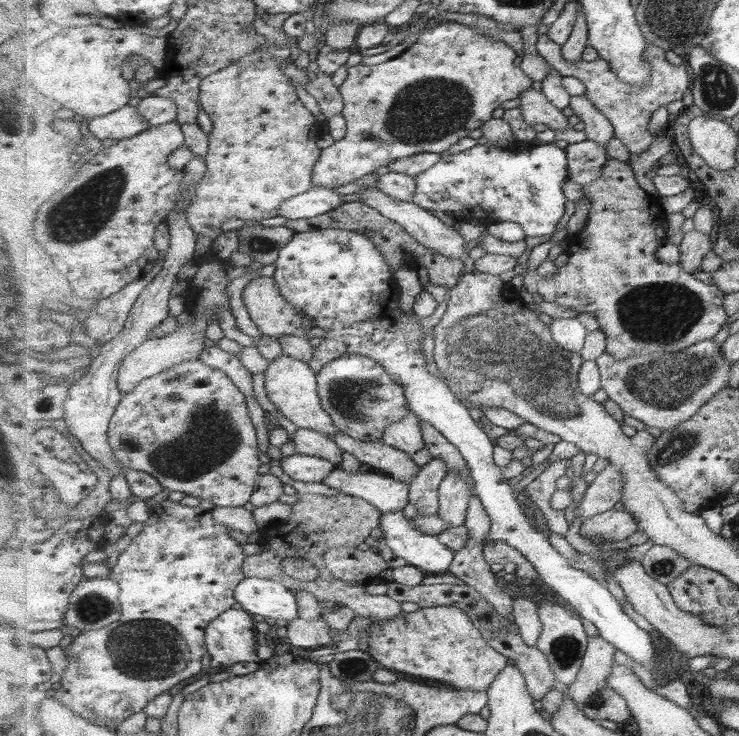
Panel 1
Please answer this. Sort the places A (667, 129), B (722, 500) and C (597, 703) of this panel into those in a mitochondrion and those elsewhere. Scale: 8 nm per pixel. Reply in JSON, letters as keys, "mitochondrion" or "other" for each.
{"A":"other","B":"other","C":"mitochondrion"}

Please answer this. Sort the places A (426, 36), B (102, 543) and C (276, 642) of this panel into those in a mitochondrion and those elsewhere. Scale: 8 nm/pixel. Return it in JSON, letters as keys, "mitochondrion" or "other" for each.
{"A":"other","B":"other","C":"other"}

